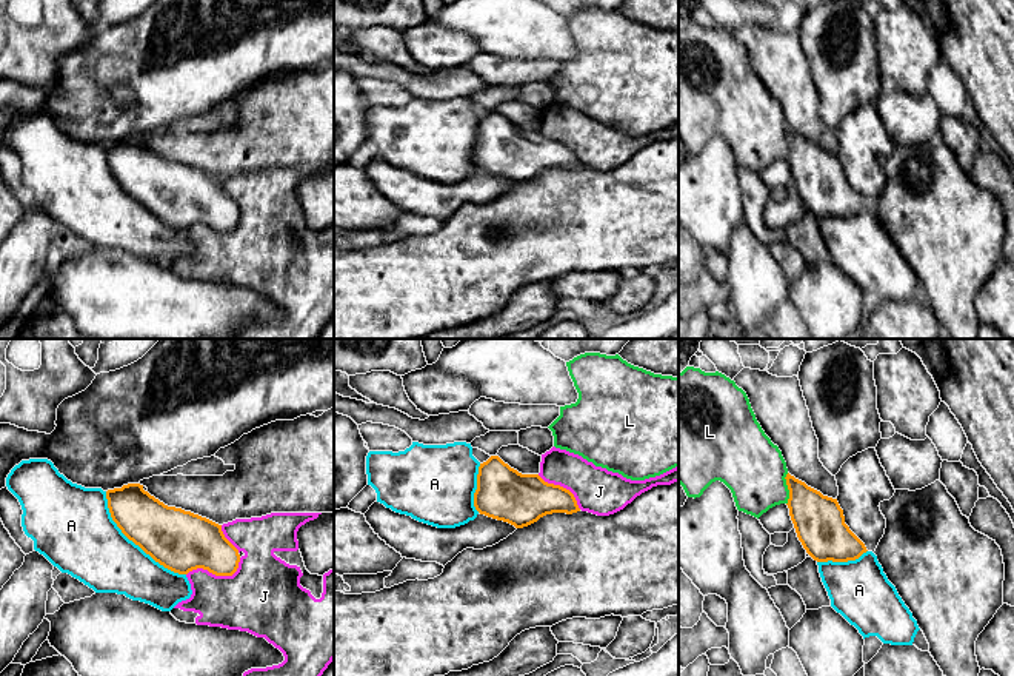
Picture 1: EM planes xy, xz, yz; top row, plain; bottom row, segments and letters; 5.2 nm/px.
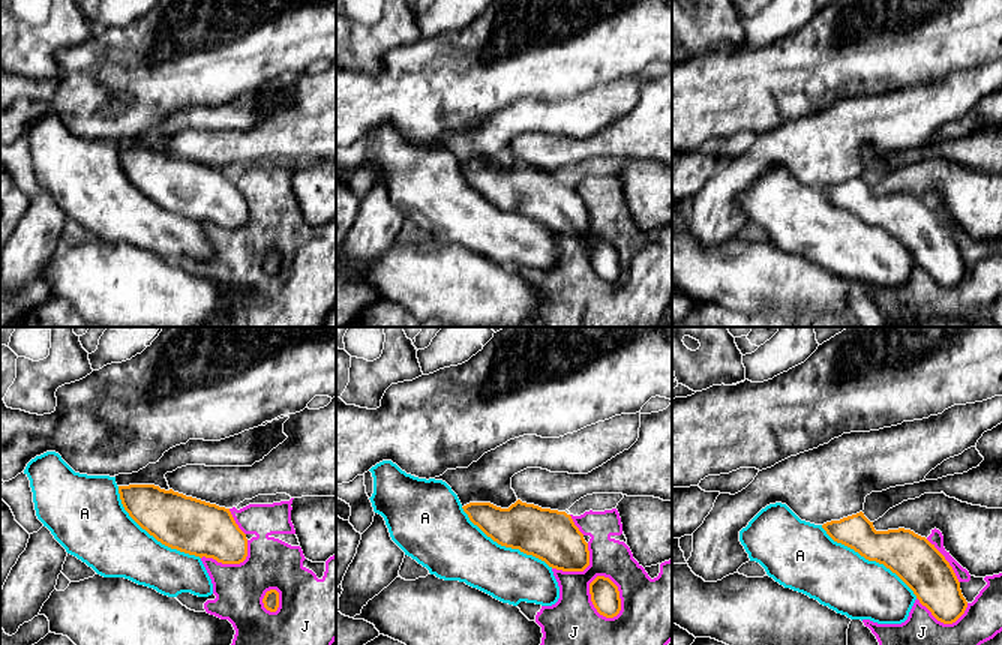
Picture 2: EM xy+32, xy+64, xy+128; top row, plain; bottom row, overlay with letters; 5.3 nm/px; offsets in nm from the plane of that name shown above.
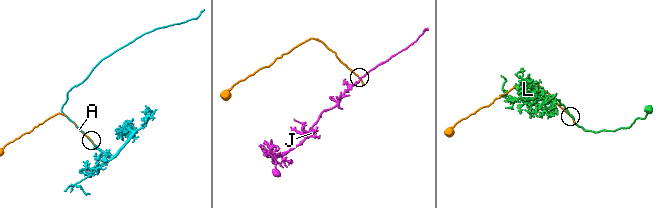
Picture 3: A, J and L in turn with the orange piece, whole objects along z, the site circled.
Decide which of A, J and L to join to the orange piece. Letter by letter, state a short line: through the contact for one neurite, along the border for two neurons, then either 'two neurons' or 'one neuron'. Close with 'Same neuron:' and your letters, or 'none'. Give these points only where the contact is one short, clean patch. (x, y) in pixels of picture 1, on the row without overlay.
A: one neuron
J: two neurons
L: two neurons
Same neuron: A

